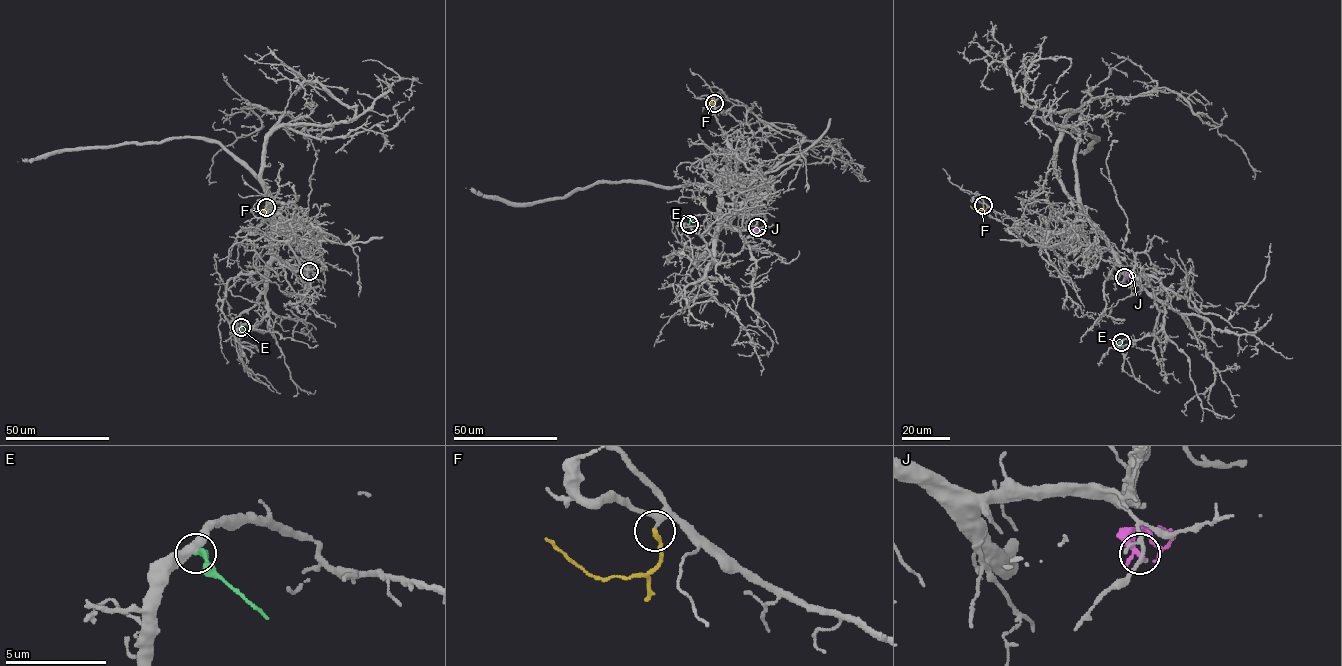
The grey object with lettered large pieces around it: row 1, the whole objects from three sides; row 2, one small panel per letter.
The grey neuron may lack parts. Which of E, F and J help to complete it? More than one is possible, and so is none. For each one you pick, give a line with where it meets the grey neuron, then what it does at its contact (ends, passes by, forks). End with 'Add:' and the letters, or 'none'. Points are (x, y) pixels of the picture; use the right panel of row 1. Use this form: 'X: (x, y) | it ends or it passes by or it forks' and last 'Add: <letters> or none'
F: (983, 205) | it ends
Add: F

